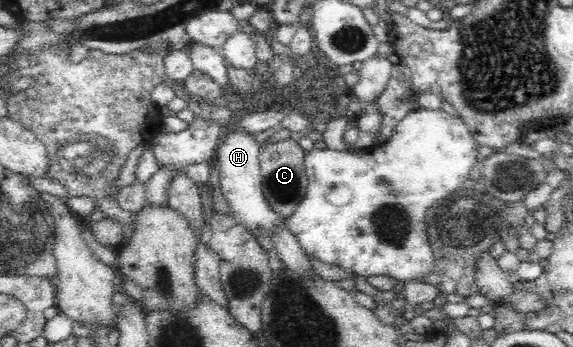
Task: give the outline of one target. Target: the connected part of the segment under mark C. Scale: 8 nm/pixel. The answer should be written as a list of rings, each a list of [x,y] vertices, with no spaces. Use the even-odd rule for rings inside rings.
[[[294,139],[261,146],[259,162],[261,167],[261,189],[270,207],[282,217],[287,218],[302,201],[308,187],[308,176],[304,159],[306,150],[303,150]]]

